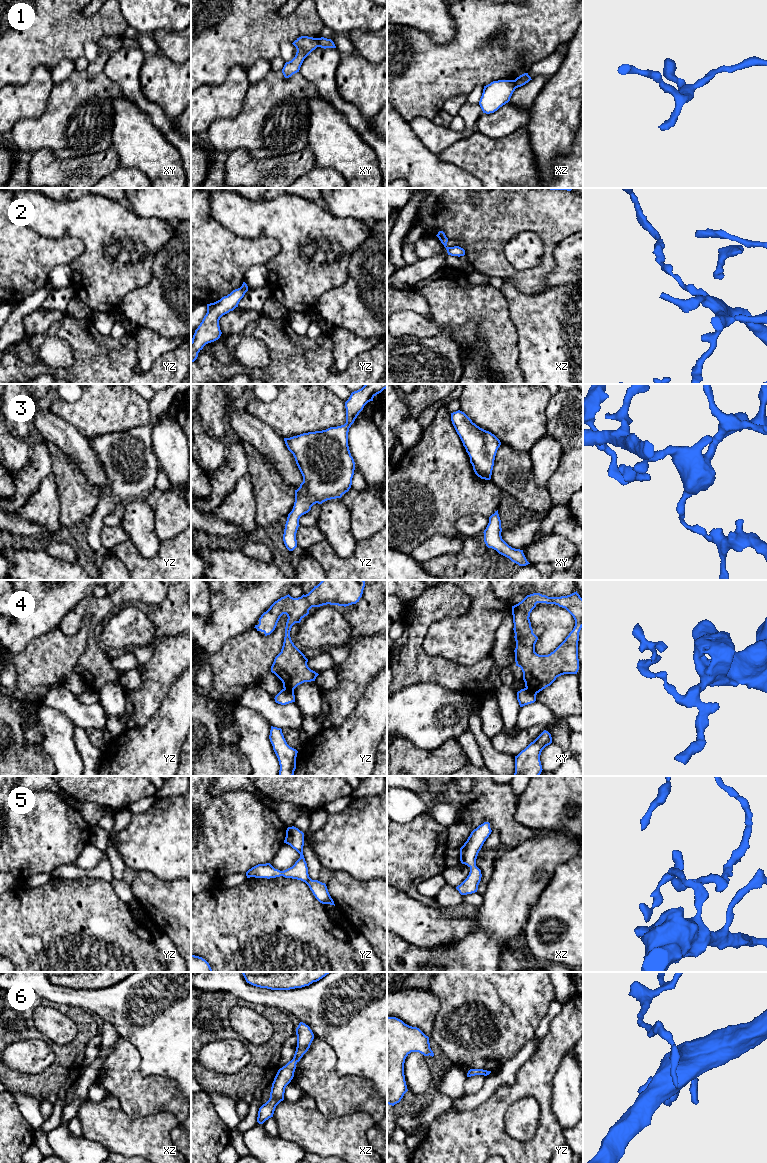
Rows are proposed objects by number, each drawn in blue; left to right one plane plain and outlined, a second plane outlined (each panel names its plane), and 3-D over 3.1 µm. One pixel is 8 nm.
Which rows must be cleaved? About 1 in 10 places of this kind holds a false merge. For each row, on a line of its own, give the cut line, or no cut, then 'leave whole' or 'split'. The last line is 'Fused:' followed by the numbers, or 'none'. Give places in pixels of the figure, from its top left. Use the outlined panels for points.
1: xy (317, 38), (318, 46) | split
2: no cut | leave whole
3: no cut | leave whole
4: xy (526, 687), (536, 693) | split
5: no cut | leave whole
6: no cut | leave whole
Fused: 1, 4

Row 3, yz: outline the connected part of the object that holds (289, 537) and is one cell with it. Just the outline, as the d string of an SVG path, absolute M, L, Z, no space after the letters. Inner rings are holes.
M365 384L352 392L345 402L344 425L284 438L303 476L303 482L295 490L294 506L288 514L283 534L289 551L297 547L300 517L314 504L341 498L351 488L355 462L348 446L349 428L364 406L386 388L387 384Z

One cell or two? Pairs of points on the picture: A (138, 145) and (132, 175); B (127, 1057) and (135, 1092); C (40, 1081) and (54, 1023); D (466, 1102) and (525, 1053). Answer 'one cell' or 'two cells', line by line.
A: two cells
B: one cell
C: two cells
D: one cell

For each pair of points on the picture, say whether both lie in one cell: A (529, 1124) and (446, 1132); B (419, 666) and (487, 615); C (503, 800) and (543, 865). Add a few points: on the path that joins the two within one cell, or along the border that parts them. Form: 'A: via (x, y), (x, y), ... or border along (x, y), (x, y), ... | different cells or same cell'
A: border along (513, 1104), (505, 1114), (505, 1131), (523, 1141) | different cells
B: border along (425, 633), (422, 648), (427, 653), (456, 663) | different cells
C: border along (543, 830), (514, 847), (506, 848) | different cells

